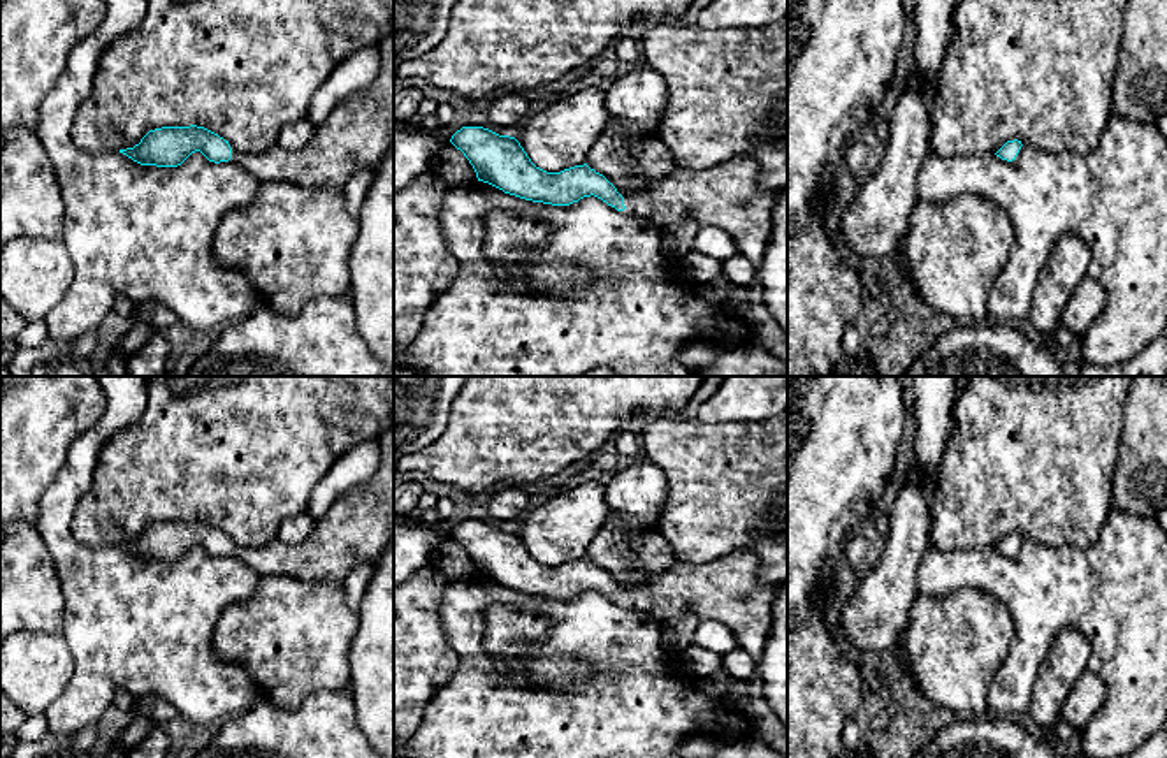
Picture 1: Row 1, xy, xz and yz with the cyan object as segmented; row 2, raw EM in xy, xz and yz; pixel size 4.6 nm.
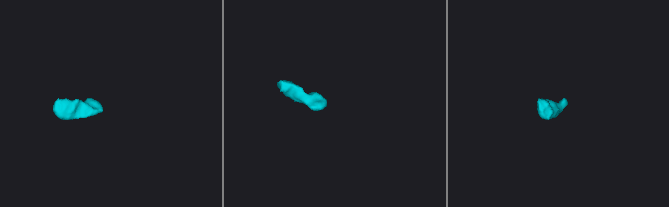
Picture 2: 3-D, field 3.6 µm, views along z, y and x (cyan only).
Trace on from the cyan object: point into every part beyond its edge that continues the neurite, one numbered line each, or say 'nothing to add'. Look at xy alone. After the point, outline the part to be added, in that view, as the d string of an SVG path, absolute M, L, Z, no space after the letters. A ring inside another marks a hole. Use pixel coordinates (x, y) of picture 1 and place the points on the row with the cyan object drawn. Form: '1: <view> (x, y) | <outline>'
1: xy (359, 132) | M394 32L380 44L380 72L374 83L341 102L322 123L313 137L299 151L286 151L278 144L258 155L232 151L236 164L243 165L260 183L286 181L299 186L343 188L352 174L364 167L376 167L394 148Z

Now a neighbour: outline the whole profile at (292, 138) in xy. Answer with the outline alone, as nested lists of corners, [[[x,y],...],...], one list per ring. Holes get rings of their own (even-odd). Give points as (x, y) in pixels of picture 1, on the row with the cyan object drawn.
[[[309,118],[285,125],[278,135],[278,146],[286,151],[299,151],[313,137],[316,123]]]

